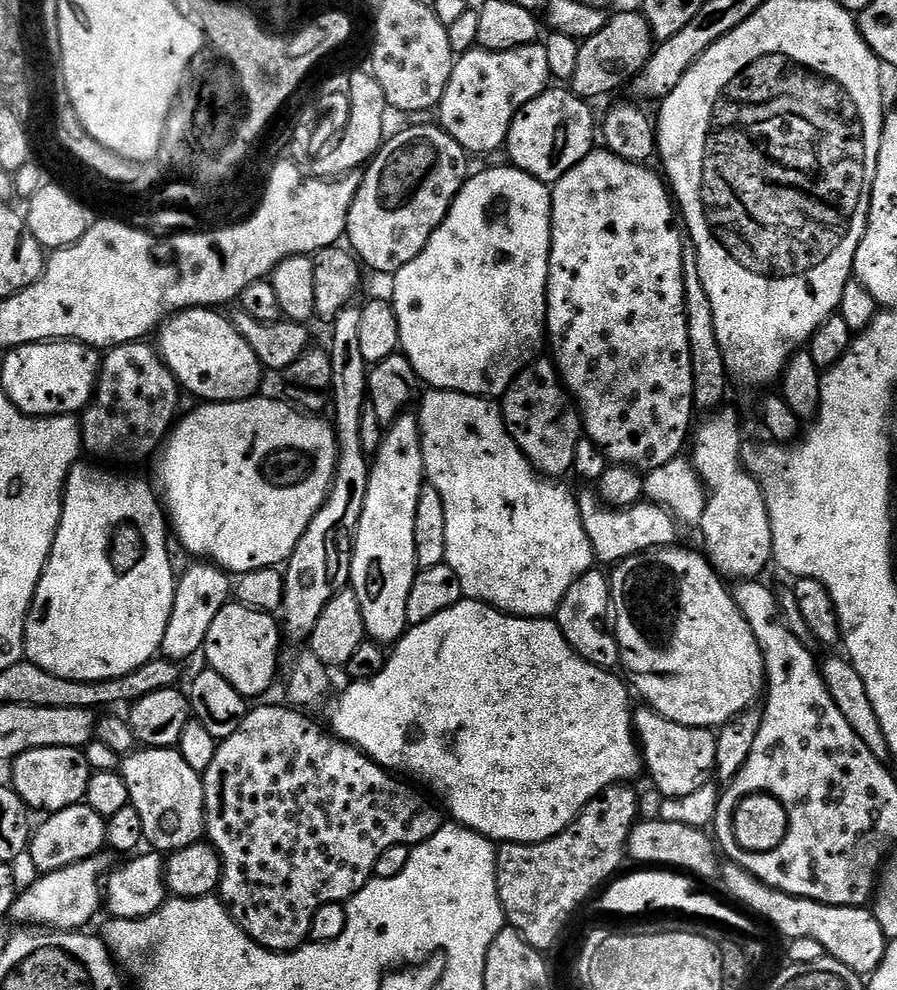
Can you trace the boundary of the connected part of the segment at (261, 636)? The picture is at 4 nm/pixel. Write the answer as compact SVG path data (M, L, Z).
M229 602L222 610L218 610L218 618L210 622L202 656L208 659L207 667L222 674L222 678L226 678L226 682L230 682L230 686L234 686L238 694L242 694L245 698L253 698L252 696L262 695L276 680L276 667L280 664L280 636L282 640L281 625L273 613L250 610L241 604Z

